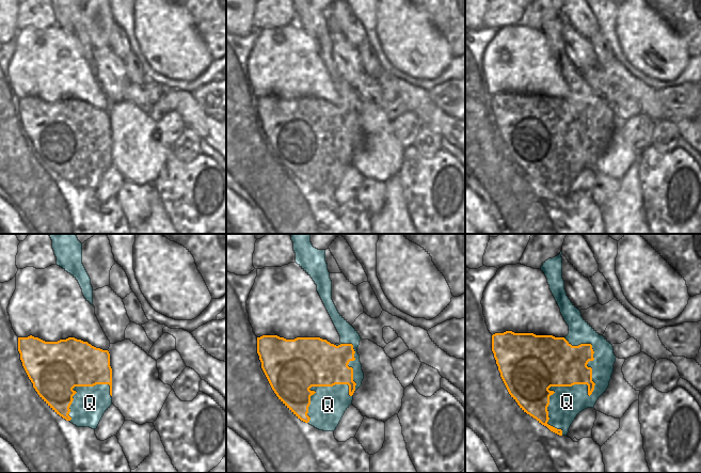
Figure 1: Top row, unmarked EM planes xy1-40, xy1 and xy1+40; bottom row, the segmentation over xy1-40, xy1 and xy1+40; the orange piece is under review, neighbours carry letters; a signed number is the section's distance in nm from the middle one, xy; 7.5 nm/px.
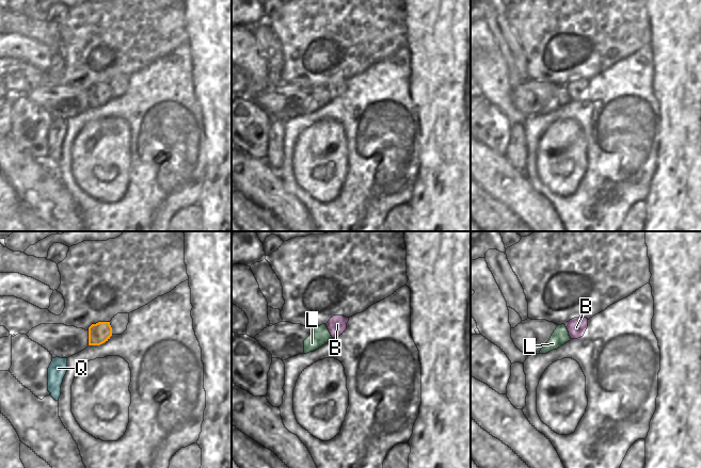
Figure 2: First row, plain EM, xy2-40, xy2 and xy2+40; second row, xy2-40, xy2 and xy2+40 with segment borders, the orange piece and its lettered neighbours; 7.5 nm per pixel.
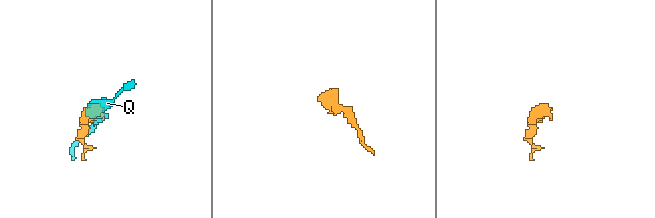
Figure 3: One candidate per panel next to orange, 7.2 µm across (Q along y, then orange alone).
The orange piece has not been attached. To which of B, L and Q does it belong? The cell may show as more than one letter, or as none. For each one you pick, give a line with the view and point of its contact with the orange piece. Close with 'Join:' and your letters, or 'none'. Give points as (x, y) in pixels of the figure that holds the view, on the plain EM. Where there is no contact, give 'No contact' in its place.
B: No contact
Join: B.

